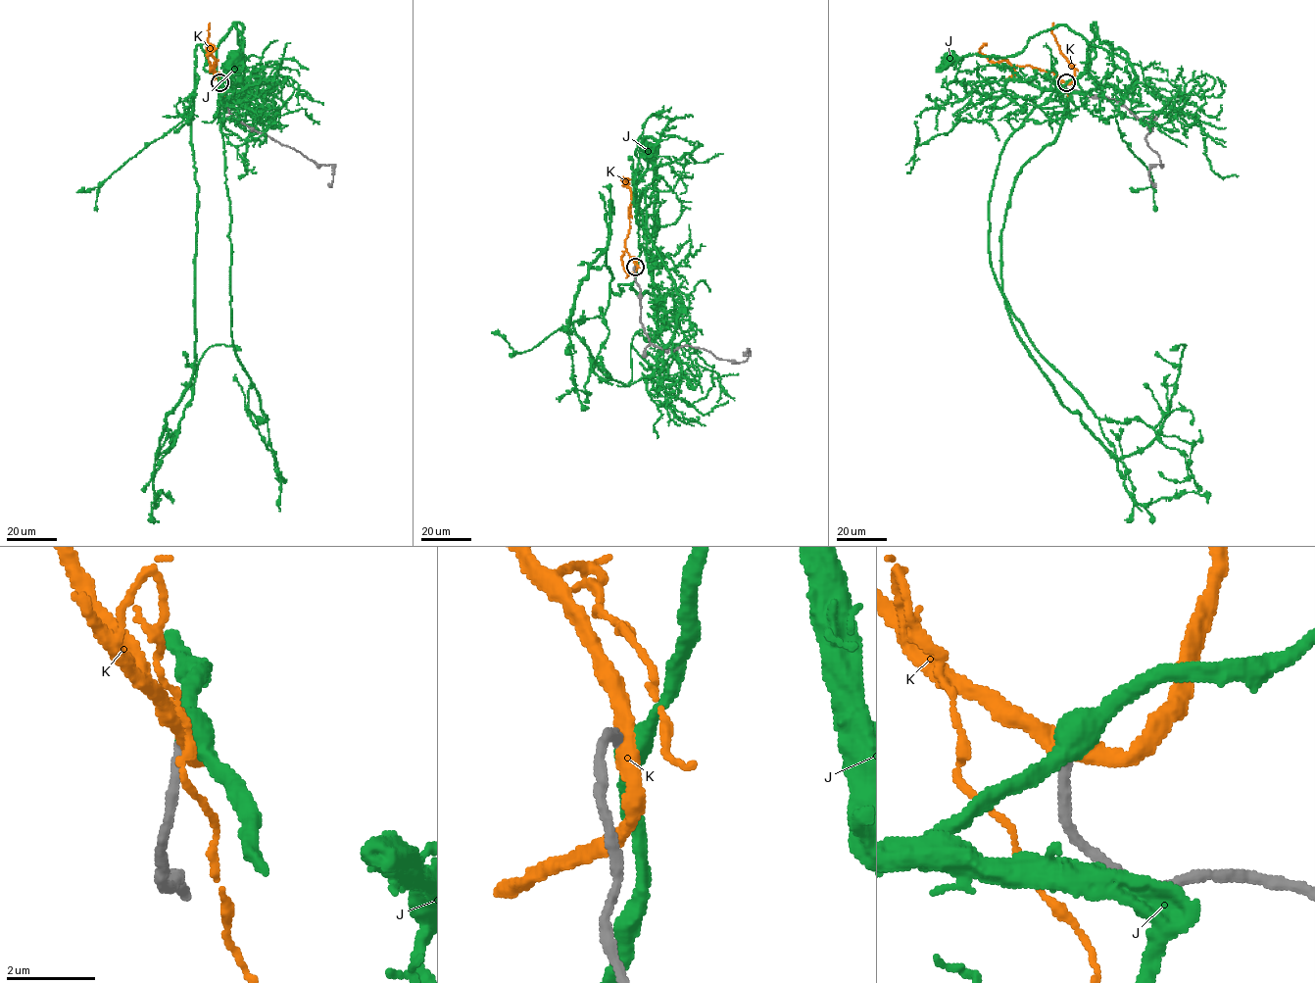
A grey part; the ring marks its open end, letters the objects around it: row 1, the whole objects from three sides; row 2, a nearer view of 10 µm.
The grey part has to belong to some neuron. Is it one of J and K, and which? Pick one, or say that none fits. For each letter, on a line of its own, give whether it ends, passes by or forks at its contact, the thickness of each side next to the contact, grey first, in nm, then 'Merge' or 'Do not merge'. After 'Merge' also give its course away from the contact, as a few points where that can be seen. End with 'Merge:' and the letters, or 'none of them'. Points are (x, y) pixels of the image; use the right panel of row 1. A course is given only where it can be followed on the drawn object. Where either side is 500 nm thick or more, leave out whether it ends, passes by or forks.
J: It passes by. Thickness 220 nm (grey) against 480 nm. Merge. Its course: (1066, 83), (1089, 66), (1095, 23), (1101, 42), (1127, 55), (1057, 24), (1013, 56), (949, 56)
K: It passes by. Thickness 240 nm (grey) against 360 nm. Do not merge
Merge: J

